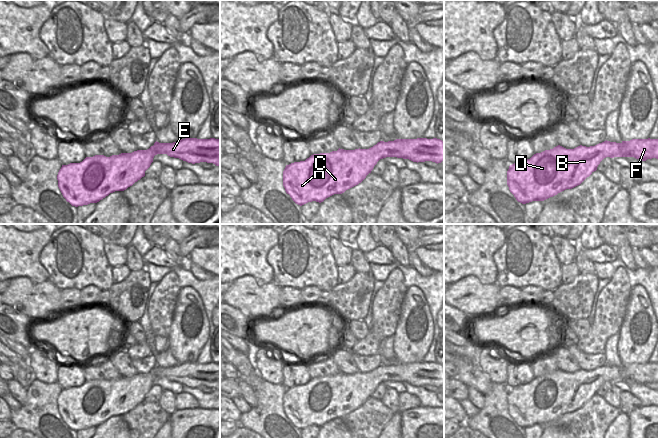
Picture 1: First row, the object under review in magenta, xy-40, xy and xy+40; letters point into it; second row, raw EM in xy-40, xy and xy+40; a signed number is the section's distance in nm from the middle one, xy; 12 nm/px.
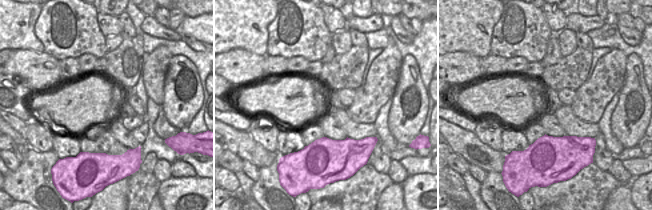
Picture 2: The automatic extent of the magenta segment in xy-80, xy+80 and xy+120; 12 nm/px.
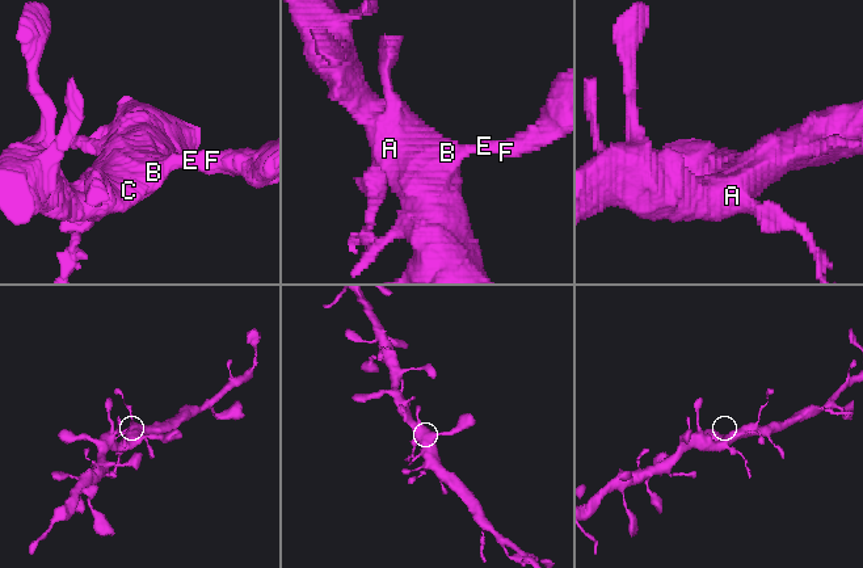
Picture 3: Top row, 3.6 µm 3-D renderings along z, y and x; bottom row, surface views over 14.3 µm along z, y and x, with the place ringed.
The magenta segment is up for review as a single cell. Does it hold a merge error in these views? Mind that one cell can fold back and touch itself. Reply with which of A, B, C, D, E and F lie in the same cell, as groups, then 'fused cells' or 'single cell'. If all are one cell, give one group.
A B C D E F; single cell

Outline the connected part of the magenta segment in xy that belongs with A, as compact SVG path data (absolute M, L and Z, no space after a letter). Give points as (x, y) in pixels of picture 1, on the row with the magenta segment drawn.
M437 138L396 139L380 141L369 149L339 148L330 153L313 154L305 161L286 165L283 186L300 206L312 201L321 203L361 183L377 162L386 157L438 164L444 161L444 141Z

